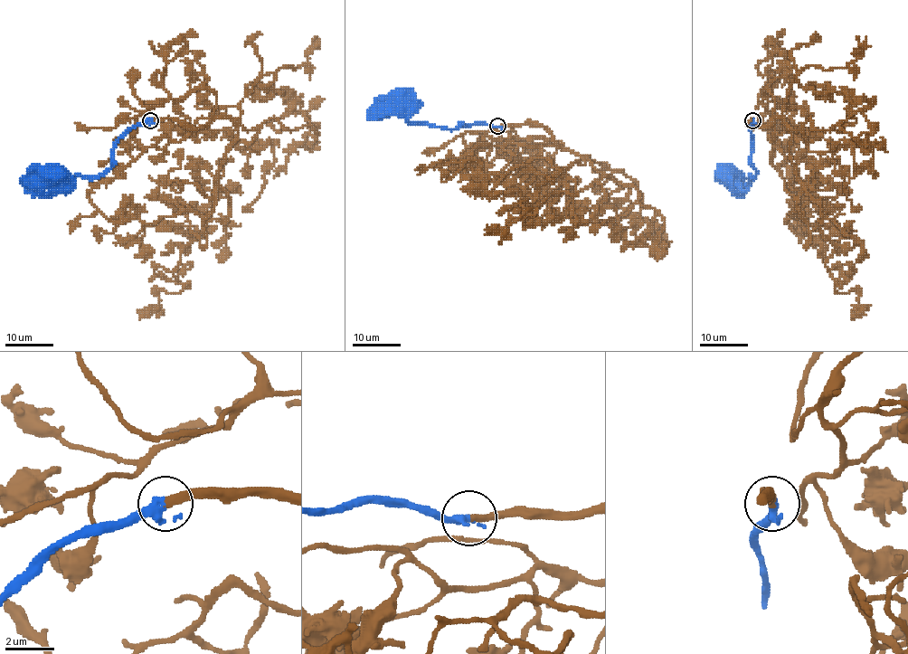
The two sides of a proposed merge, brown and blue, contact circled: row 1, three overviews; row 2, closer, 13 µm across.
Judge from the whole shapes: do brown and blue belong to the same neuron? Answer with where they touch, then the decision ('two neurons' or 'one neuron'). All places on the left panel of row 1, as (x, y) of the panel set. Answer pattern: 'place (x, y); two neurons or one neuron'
place (150, 120); one neuron

